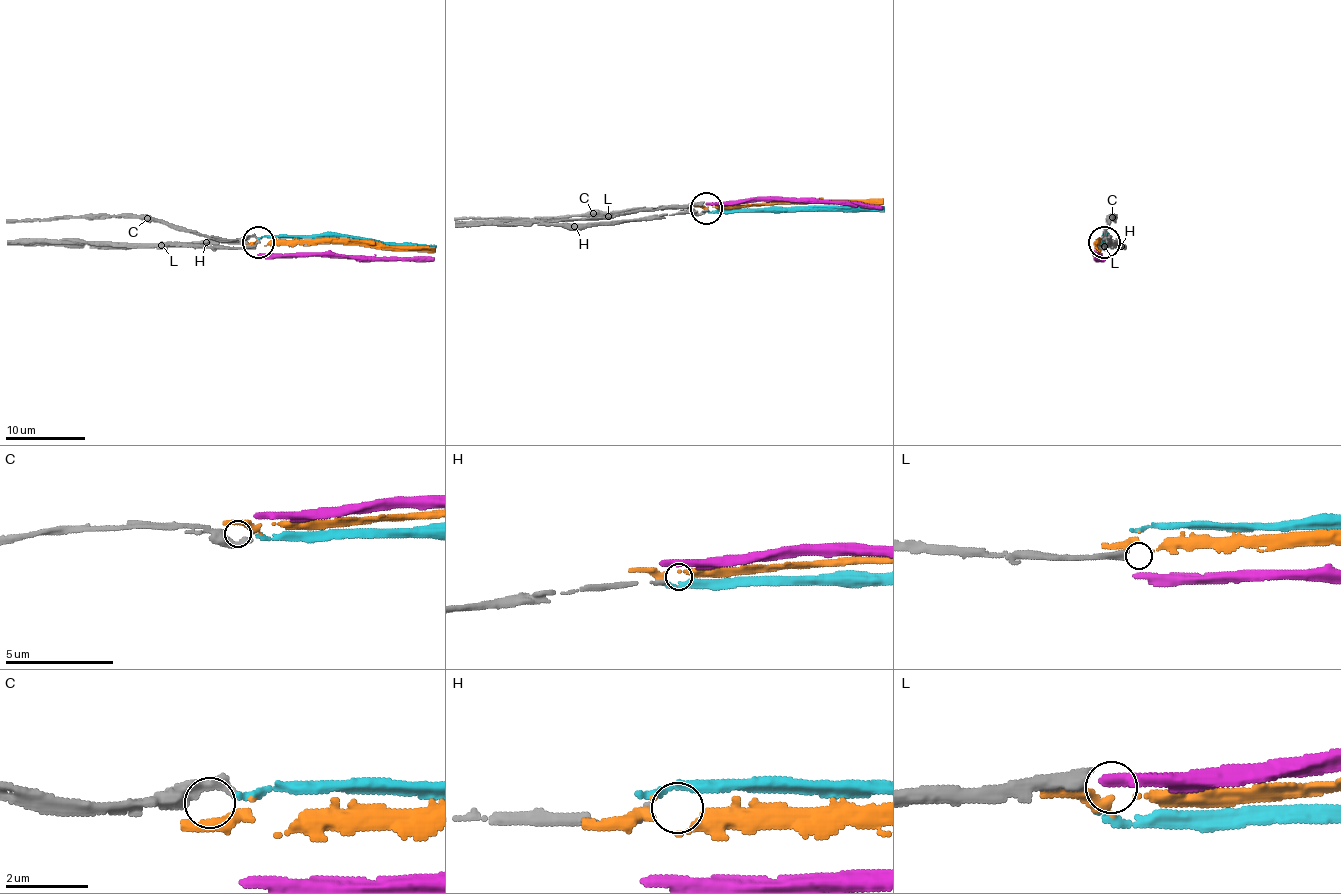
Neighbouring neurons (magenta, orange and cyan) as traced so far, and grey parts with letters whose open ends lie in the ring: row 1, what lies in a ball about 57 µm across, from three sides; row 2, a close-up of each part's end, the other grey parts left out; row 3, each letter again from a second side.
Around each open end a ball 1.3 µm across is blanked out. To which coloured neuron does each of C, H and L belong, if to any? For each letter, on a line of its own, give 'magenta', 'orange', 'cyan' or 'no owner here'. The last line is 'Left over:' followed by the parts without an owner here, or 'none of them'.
C: cyan
H: no owner here
L: no owner here
Left over: H, L

